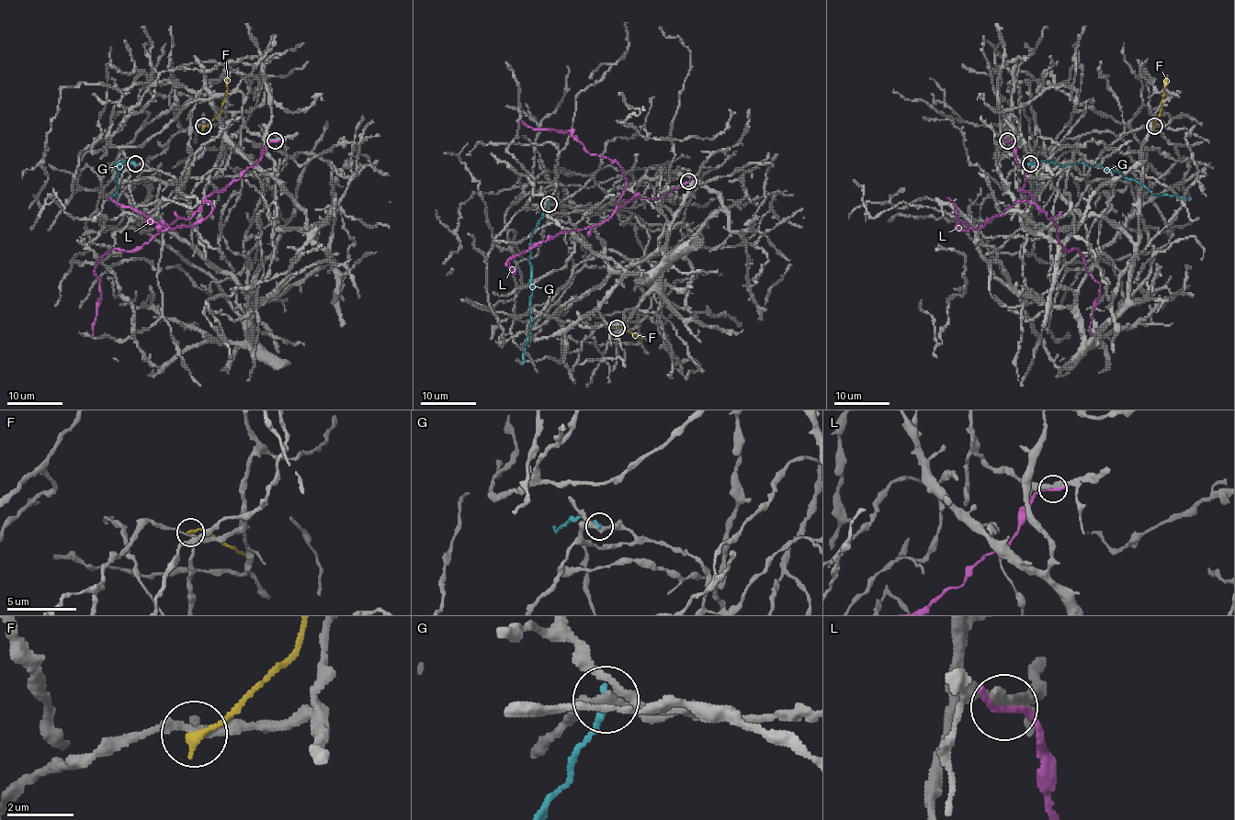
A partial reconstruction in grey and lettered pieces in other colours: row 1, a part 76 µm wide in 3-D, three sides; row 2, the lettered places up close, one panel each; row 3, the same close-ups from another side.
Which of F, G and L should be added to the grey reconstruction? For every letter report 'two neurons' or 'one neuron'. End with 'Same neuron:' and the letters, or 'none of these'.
F: two neurons
G: two neurons
L: two neurons
Same neuron: none of these

